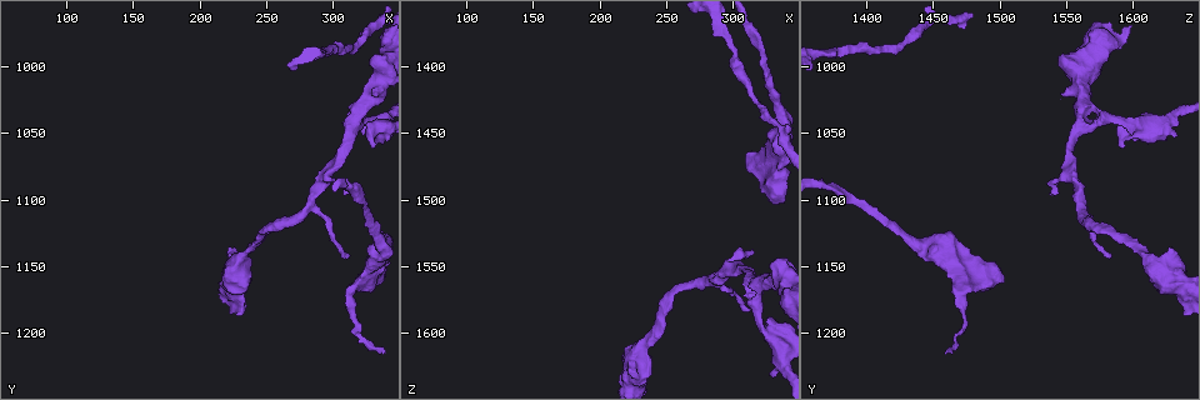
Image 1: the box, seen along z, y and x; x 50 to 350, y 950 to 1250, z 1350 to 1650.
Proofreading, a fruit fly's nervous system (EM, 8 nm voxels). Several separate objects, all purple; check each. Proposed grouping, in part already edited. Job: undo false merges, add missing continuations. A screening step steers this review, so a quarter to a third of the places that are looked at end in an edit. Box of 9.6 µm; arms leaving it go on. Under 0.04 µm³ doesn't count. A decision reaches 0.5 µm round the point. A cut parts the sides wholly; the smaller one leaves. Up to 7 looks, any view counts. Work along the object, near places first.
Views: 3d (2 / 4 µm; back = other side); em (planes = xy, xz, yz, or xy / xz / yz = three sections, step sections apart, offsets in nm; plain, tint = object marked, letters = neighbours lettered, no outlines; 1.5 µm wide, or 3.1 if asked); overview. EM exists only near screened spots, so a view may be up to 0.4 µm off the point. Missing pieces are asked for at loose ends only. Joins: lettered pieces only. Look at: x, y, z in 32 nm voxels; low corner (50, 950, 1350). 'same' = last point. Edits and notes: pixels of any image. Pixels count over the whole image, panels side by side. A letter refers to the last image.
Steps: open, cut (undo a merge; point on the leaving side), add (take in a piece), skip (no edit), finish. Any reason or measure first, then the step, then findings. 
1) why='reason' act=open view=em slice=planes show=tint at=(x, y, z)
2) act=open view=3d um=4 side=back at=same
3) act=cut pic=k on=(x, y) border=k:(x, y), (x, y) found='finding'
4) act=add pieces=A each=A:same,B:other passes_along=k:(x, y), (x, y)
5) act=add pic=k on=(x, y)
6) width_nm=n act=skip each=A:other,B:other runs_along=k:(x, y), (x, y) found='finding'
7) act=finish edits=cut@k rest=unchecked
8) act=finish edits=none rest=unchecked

why='an open end' act=open view=3d um=4 at=(312, 1142, 1582)

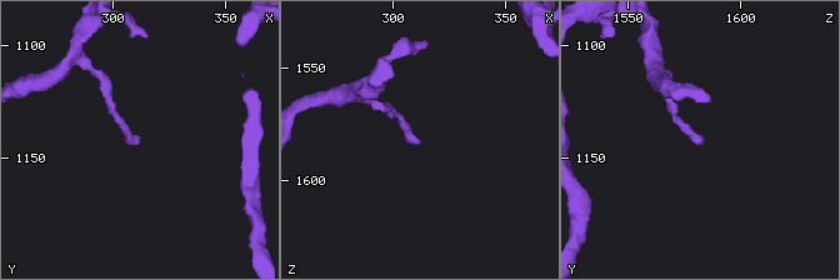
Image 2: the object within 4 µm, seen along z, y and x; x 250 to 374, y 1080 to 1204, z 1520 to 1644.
act=open view=em slice=xy step=4 show=letters at=(313, 1143, 1583)

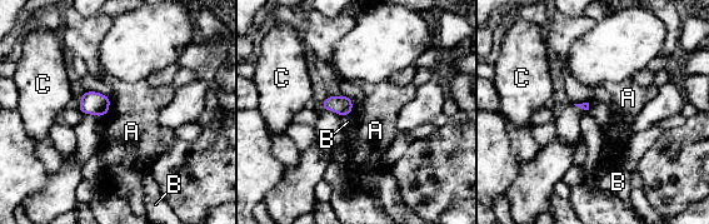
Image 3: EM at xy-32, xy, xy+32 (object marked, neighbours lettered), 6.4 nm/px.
longest_contact=A:140nm act=skip each=A:other,B:other,C:other border=3:(110, 98), (108, 112), (100, 117) found='none of them fits'

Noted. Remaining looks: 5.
why='free end' act=open view=em slice=planes show=plain at=(312, 1096, 1538)

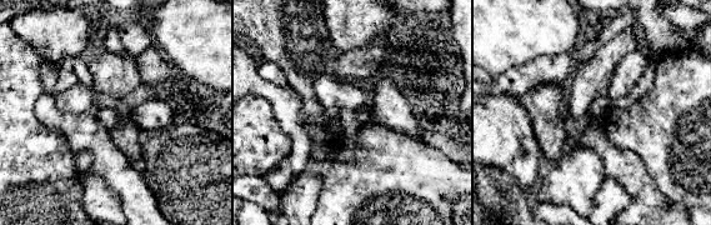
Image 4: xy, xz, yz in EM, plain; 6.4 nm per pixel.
act=open view=em slice=planes show=letters at=same

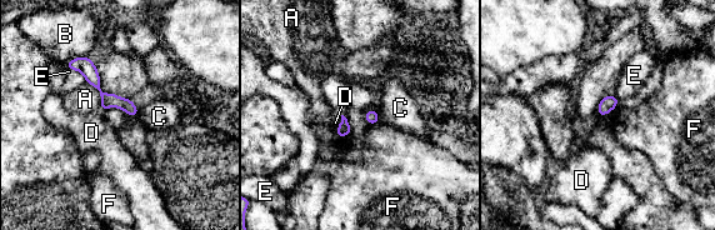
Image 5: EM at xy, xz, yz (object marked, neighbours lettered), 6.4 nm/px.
longest_contact=A:220nm act=skip each=A:other,B:other,C:other,D:other,E:other,F:other found='no lettered piece goes on from it'

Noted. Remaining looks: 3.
why='free end' act=open view=3d um=2 side=back at=(332, 1162, 1502)

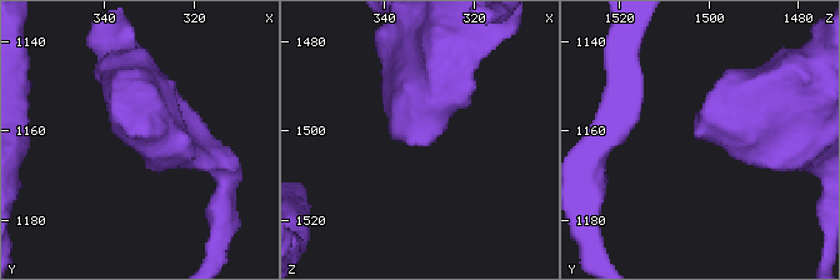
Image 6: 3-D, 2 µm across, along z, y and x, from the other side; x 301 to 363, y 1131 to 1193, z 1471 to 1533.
act=open view=em slice=xy step=4 show=tint at=(331, 1161, 1504)

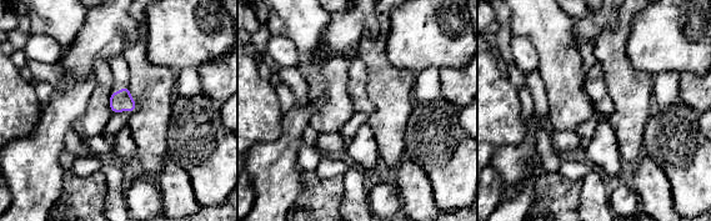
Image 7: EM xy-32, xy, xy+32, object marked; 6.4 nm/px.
why='cut it another way' act=open view=em slice=planes show=letters at=same

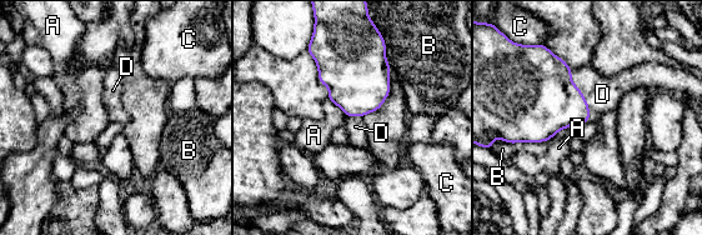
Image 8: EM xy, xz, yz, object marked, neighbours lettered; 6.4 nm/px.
act=add pieces=D each=A:other,B:other,C:other,D:same passes_along=8:(545, 99), (583, 95), (602, 94) found='the neuron continues'

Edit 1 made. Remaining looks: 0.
act=finish edits=add@8 rest=unchecked

